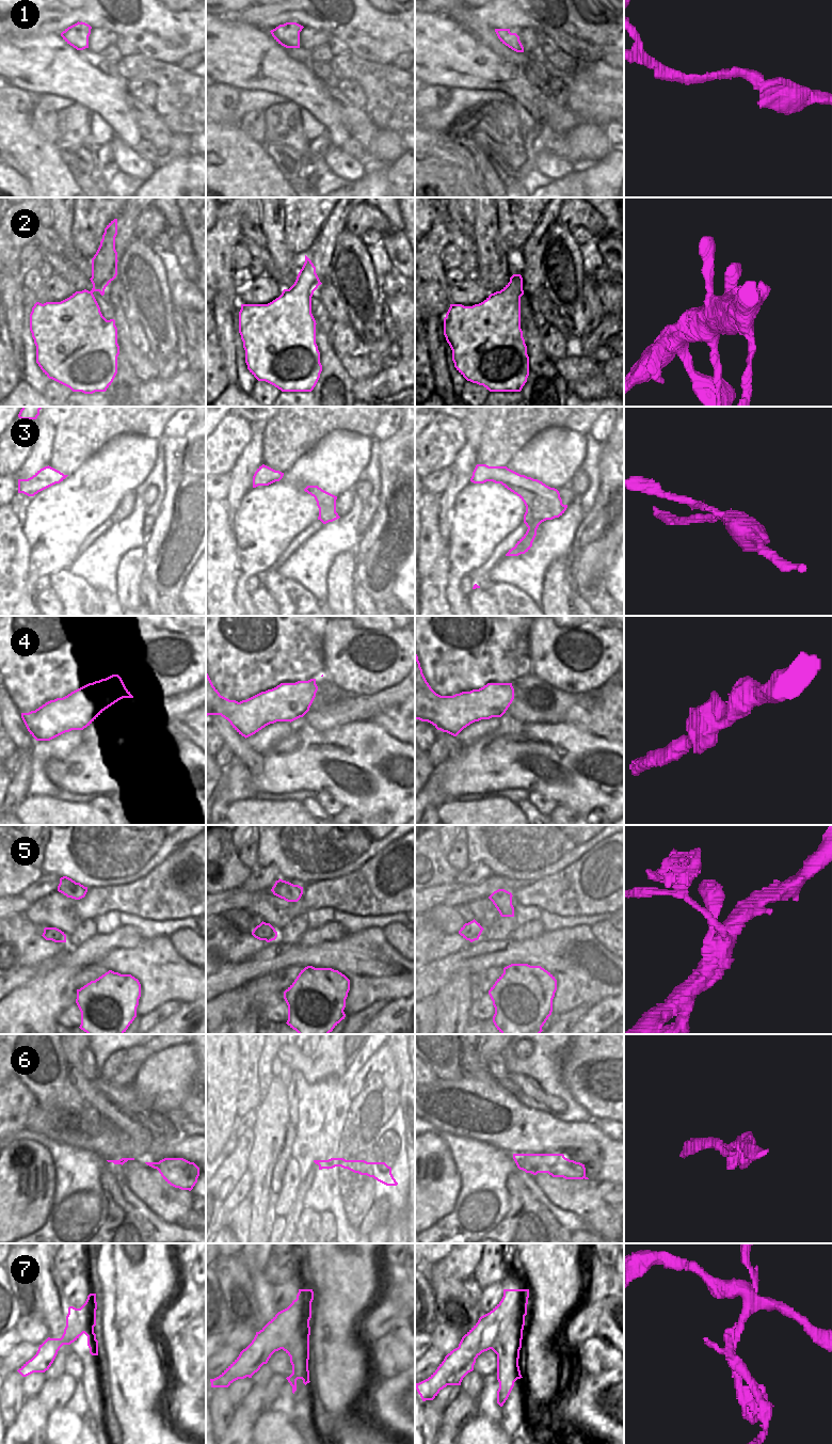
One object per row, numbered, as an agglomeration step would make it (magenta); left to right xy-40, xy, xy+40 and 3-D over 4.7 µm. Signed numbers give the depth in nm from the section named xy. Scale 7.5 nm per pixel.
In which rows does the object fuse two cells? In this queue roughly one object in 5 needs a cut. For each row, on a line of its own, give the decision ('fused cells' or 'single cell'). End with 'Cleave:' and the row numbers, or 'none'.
1: single cell
2: single cell
3: single cell
4: single cell
5: fused cells
6: single cell
7: fused cells
Cleave: 5, 7

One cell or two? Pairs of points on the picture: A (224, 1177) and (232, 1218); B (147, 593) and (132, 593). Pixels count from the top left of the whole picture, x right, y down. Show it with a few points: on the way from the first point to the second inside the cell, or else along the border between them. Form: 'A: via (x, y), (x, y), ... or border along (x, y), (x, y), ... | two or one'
A: via (225, 1187), (227, 1208) | one
B: border along (144, 575), (140, 583), (141, 604) | two

